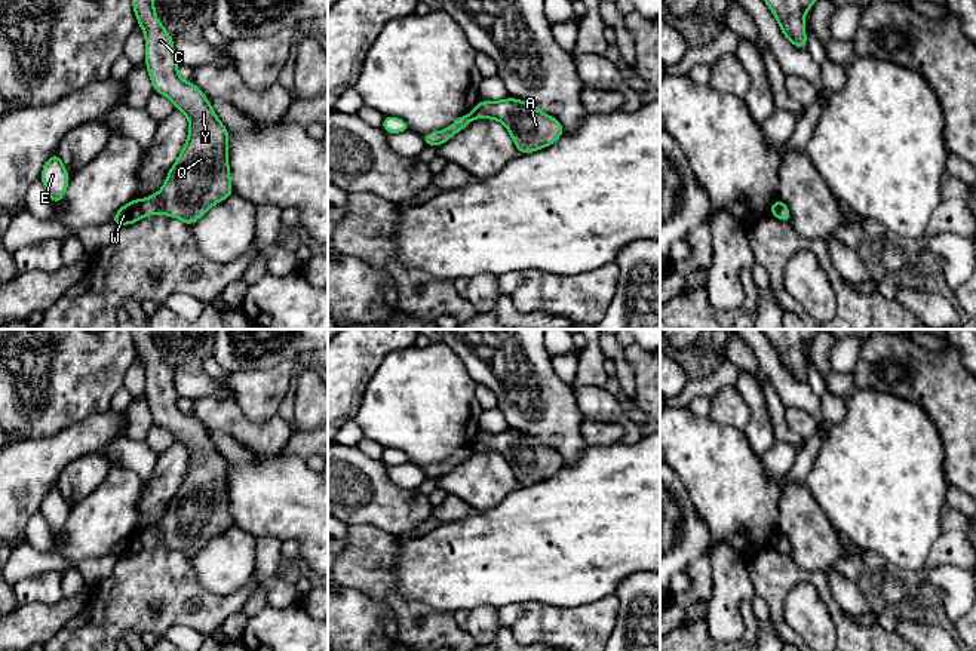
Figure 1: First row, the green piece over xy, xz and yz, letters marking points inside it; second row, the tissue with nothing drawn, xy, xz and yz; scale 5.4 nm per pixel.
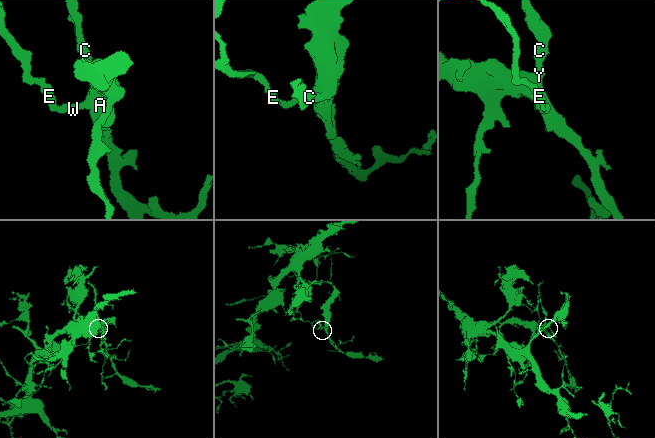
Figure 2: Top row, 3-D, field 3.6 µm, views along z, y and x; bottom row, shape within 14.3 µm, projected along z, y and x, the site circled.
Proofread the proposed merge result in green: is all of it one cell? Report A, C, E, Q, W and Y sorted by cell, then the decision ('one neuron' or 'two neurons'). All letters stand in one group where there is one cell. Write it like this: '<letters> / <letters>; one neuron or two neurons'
A C Q Y / E W; two neurons

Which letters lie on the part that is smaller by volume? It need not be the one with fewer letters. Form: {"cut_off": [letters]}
{"cut_off": ["A", "C", "Q", "Y"]}

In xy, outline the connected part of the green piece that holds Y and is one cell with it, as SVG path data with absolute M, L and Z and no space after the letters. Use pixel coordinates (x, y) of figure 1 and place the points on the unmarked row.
M132 329L132 340L136 353L145 368L145 397L157 426L168 429L175 442L188 449L188 470L177 494L168 504L166 513L159 525L139 532L144 547L169 547L181 552L188 559L194 556L205 544L230 529L234 523L230 515L230 498L227 488L228 463L215 448L208 429L190 414L178 408L178 393L174 386L174 369L168 366L154 346L154 329Z

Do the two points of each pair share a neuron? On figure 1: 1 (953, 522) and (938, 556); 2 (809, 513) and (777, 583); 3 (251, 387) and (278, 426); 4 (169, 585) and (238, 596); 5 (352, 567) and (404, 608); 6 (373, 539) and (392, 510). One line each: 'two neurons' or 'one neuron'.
1: one neuron
2: two neurons
3: two neurons
4: one neuron
5: one neuron
6: two neurons

